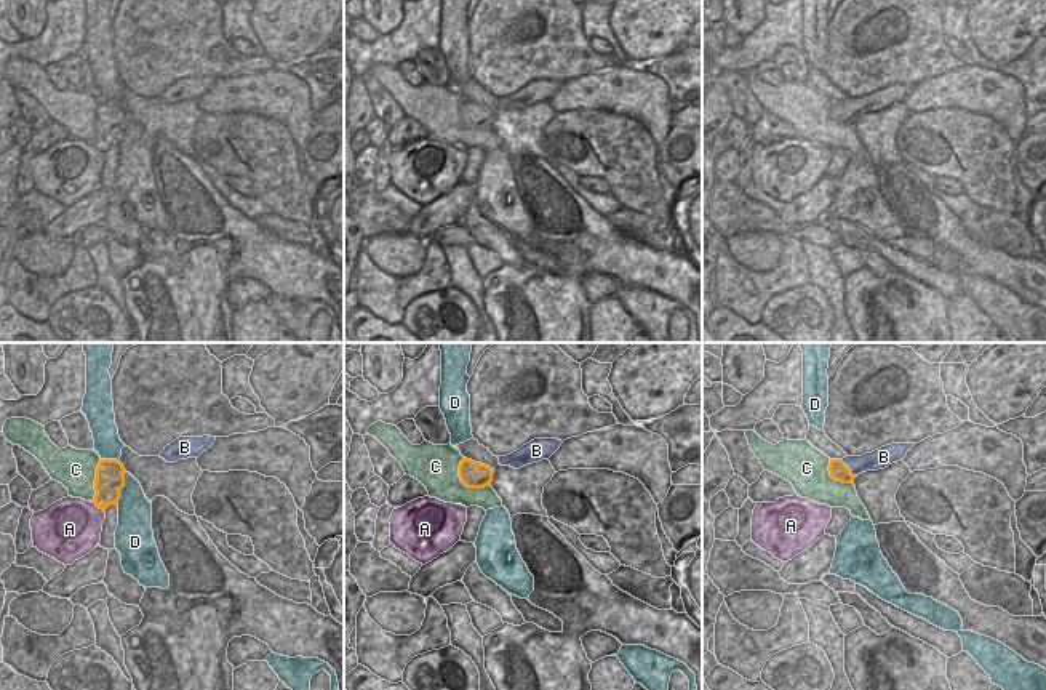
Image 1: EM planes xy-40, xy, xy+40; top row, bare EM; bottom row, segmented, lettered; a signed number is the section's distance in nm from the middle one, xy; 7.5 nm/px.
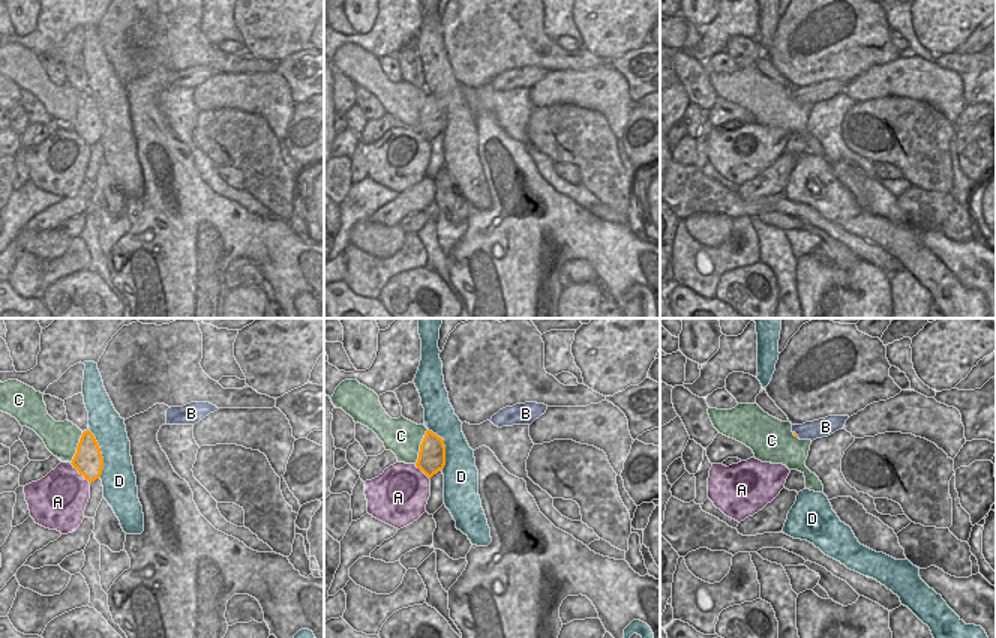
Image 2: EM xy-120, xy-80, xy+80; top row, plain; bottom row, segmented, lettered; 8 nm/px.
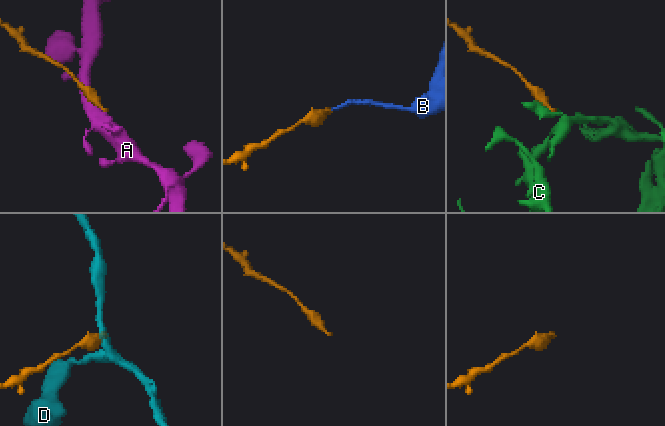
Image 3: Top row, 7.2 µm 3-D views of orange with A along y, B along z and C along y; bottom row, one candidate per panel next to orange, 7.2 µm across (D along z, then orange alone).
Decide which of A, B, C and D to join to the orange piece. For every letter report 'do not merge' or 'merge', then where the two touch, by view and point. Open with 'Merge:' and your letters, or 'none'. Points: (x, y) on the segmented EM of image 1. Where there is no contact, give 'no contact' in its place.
Merge: B
A: do not merge | xy-40 (96, 505)
B: merge | xy+40 (848, 469)
C: do not merge | xy (466, 485)
D: do not merge | xy-40 (122, 487)

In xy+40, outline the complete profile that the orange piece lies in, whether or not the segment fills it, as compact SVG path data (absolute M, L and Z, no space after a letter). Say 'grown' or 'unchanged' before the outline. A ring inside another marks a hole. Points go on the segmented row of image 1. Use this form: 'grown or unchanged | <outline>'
grown | M891 443L862 456L830 459L830 477L843 483L851 483L862 472L884 469L904 459L913 445L915 443Z

